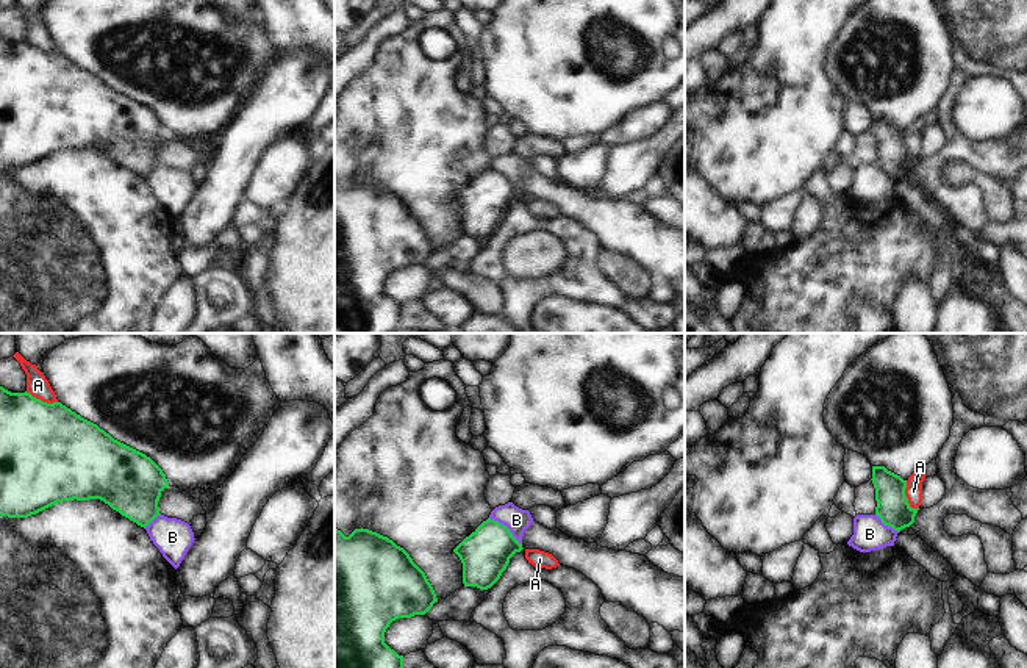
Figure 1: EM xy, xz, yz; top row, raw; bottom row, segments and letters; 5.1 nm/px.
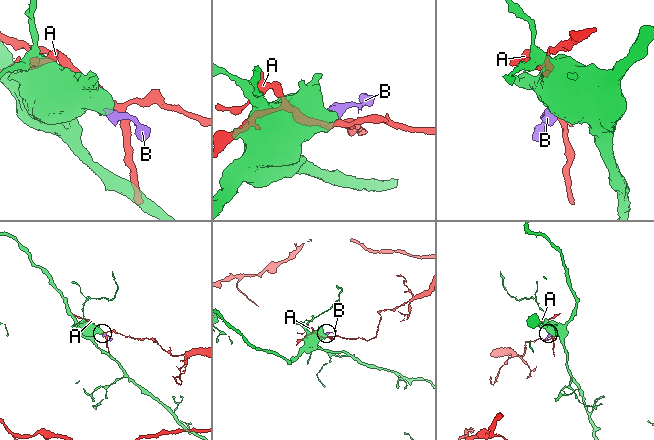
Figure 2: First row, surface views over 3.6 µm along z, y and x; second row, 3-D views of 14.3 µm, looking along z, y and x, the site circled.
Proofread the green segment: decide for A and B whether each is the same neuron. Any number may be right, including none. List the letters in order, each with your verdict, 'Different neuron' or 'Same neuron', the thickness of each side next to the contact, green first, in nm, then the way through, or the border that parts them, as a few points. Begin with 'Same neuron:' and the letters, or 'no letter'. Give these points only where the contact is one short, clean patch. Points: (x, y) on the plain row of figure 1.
Same neuron: no letter
A: Different neuron. Thickness 170 nm (green) against 90 nm
B: Different neuron. Thickness 260 nm (green) against 120 nm. Boundary: xz (490, 166), (502, 172), (521, 194)

